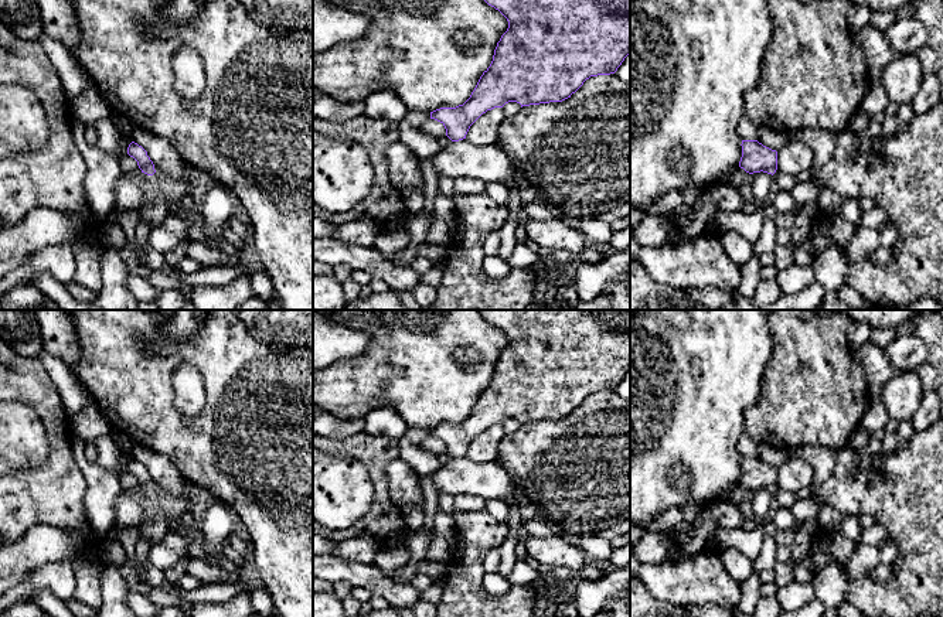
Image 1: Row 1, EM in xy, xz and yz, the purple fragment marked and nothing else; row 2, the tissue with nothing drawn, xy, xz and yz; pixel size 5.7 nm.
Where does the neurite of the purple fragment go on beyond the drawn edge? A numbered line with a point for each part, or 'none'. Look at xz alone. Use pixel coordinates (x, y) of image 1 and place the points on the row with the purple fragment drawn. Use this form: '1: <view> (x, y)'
none

